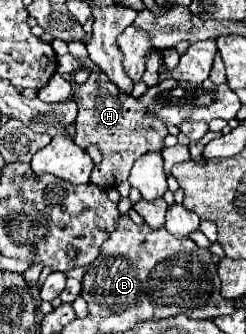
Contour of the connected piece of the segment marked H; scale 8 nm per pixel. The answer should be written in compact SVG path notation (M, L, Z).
M91 72L87 82L75 88L73 100L79 106L77 134L73 138L75 144L81 146L83 150L89 144L95 144L103 154L103 162L95 166L91 172L93 184L99 184L101 188L117 186L119 182L127 180L131 166L139 156L153 150L161 152L165 148L163 146L163 138L167 136L165 124L161 120L155 120L155 116L145 114L145 108L141 108L139 100L121 94L119 88L101 72Z

